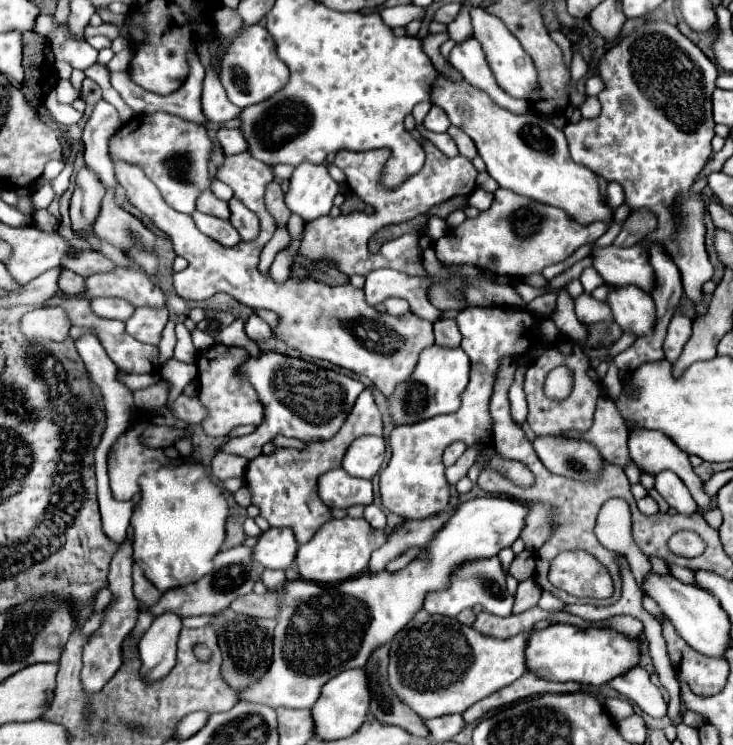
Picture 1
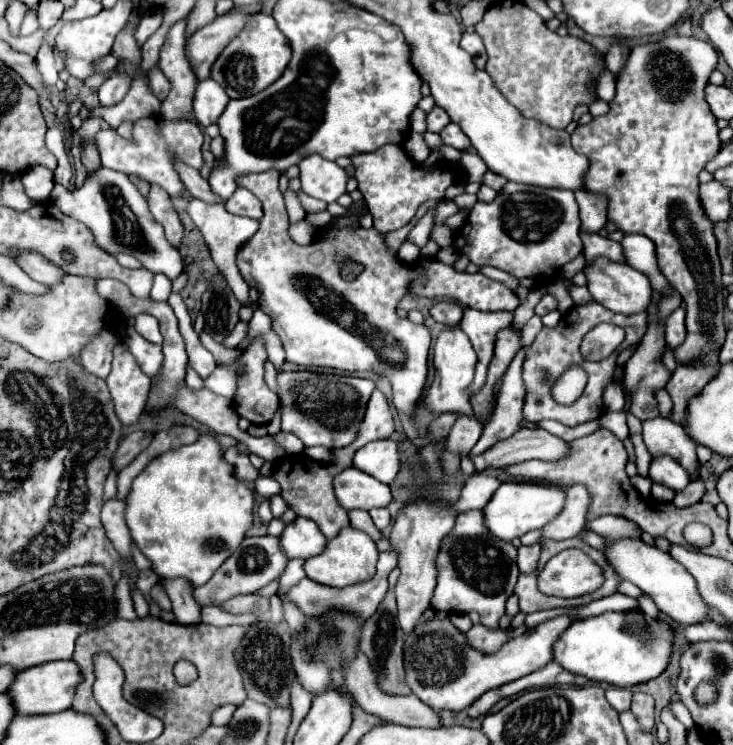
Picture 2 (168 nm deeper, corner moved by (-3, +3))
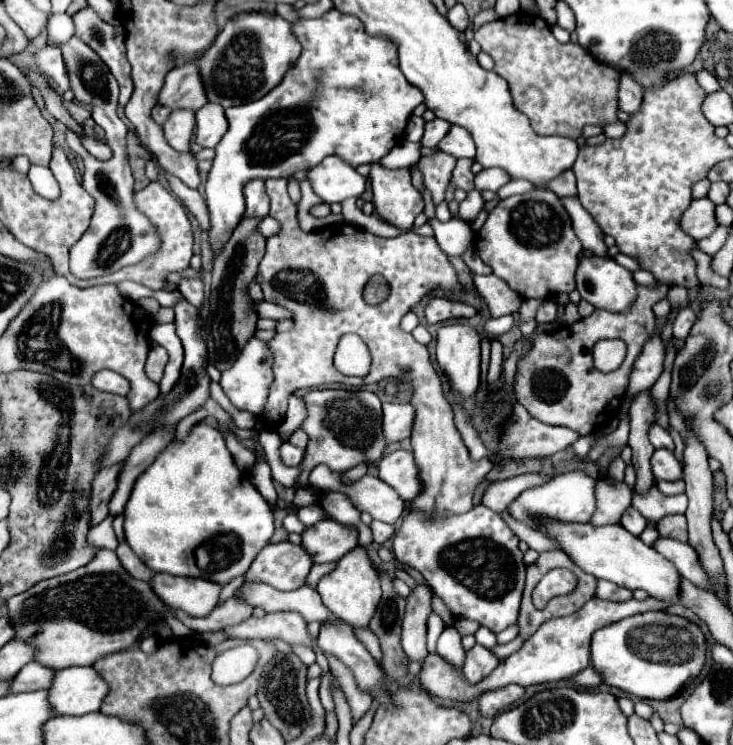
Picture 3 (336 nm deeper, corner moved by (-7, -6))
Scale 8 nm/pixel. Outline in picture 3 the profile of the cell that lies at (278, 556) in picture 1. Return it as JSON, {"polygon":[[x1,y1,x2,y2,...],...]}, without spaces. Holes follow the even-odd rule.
{"polygon":[[322,519,302,533,302,547,308,549,314,563,340,561,358,545,358,531,334,519]]}

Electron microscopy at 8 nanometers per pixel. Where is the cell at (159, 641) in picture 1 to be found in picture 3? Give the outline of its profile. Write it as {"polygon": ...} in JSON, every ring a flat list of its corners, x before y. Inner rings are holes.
{"polygon":[[158,573,150,581,150,585,170,609,182,609,194,617,208,615,218,605,218,597,222,591,220,583,208,579,176,577,166,573]]}

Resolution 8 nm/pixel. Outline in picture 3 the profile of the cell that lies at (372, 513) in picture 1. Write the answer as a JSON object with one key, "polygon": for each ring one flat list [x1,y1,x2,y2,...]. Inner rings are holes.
{"polygon":[[372,521,370,529,372,529,374,541,376,541,378,545,386,543,386,541,394,535,394,525,388,525,388,523,382,523,382,521]]}

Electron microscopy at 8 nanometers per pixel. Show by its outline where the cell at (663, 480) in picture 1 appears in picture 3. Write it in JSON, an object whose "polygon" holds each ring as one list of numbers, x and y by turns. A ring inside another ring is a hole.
{"polygon":[[656,449,652,455,652,471,656,479,676,481,682,477,682,465,668,449]]}

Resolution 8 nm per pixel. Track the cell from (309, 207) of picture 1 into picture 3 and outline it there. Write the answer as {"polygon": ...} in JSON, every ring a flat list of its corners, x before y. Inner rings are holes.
{"polygon":[[326,157,320,165,308,171,314,191,328,203,342,203,348,197,360,197,366,191,366,177,362,177,342,157]]}

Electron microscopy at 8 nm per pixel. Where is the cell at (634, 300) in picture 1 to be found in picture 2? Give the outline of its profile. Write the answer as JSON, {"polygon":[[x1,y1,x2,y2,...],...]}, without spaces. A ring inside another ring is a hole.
{"polygon":[[596,260,596,264,590,264,584,268,588,276,588,290,596,302,606,306,608,310,624,316,632,316,638,312,646,312,652,302,652,288,648,278,634,270,628,264,612,264,610,260]]}

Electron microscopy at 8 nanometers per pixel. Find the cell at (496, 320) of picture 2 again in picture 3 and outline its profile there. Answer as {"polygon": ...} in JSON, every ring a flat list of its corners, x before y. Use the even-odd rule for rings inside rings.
{"polygon":[[504,315,504,317,498,317,498,319,490,319,488,323,486,323,486,337,496,337,496,335,502,335,502,333,506,333,510,327,514,325,514,317,512,315]]}

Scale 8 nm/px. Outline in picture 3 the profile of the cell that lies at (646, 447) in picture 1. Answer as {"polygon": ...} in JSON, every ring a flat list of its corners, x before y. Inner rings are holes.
{"polygon":[[650,425,650,429,648,429,648,439,650,439,650,443,654,445,654,449,670,449,670,451,674,451,674,443,672,443,672,437,670,437,670,433,666,431,666,429,662,429,660,425]]}

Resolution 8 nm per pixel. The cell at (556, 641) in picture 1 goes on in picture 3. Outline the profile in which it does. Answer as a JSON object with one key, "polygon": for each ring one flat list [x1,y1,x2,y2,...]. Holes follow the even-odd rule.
{"polygon":[[648,611,626,617,602,627,592,637,592,665,602,675,604,683,640,699,664,701,678,695,700,675,704,663,706,637,702,629,688,619,666,611]]}

